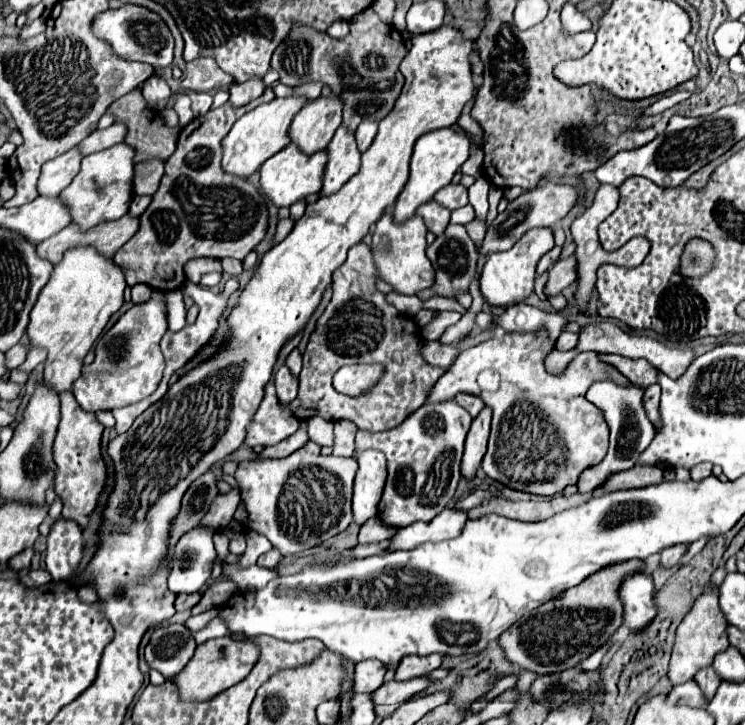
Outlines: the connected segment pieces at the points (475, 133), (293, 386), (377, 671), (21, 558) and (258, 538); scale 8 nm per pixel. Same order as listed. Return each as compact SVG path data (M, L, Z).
M462 113L459 117L457 124L464 129L474 140L475 144L479 147L483 145L483 130L470 114Z
M283 364L275 376L275 388L277 388L277 396L281 402L291 402L297 396L299 390L299 378L291 374L291 370Z
M361 660L355 664L355 684L353 692L375 692L383 684L385 666L379 660Z
M25 550L25 552L21 552L17 558L13 558L11 562L9 562L9 566L11 568L15 568L15 570L21 570L21 568L29 568L29 564L31 564L31 558L35 556L35 550Z
M247 532L246 538L246 550L239 560L241 567L246 568L255 565L257 559L261 554L271 550L273 548L270 541L256 532Z

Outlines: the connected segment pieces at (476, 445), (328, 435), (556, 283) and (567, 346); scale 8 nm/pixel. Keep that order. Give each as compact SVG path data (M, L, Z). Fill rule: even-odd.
M483 408L483 412L473 420L467 440L465 440L465 454L461 462L461 474L465 480L473 480L477 468L483 462L483 456L487 452L489 426L491 426L491 410Z
M323 418L307 420L307 434L315 444L333 446L333 424Z
M569 256L567 260L557 260L551 268L549 268L549 278L547 284L543 288L543 294L549 296L557 296L561 294L569 284L575 282L575 258Z
M561 332L561 336L557 338L555 348L559 348L559 350L571 350L575 344L577 344L577 334L571 334L571 332Z

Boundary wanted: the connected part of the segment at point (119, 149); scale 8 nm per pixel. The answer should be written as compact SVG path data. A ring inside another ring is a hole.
M117 144L101 152L89 154L81 160L81 170L75 180L59 194L59 200L67 206L73 224L81 230L93 228L107 220L119 220L127 214L133 198L133 156L135 150L127 144Z

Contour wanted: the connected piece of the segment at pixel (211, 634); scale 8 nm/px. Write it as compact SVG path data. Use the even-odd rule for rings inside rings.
M215 618L203 630L195 632L195 640L197 640L197 644L201 644L209 638L219 638L219 636L225 636L225 634L227 634L227 624L223 624L223 620Z

